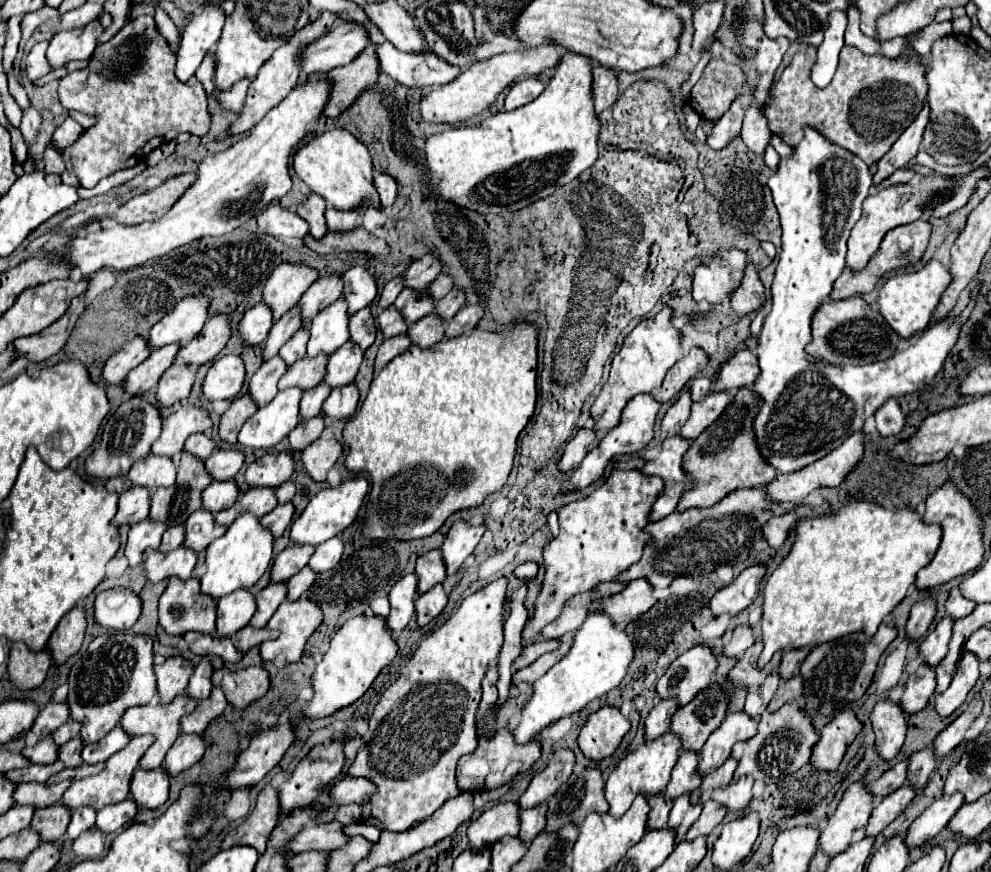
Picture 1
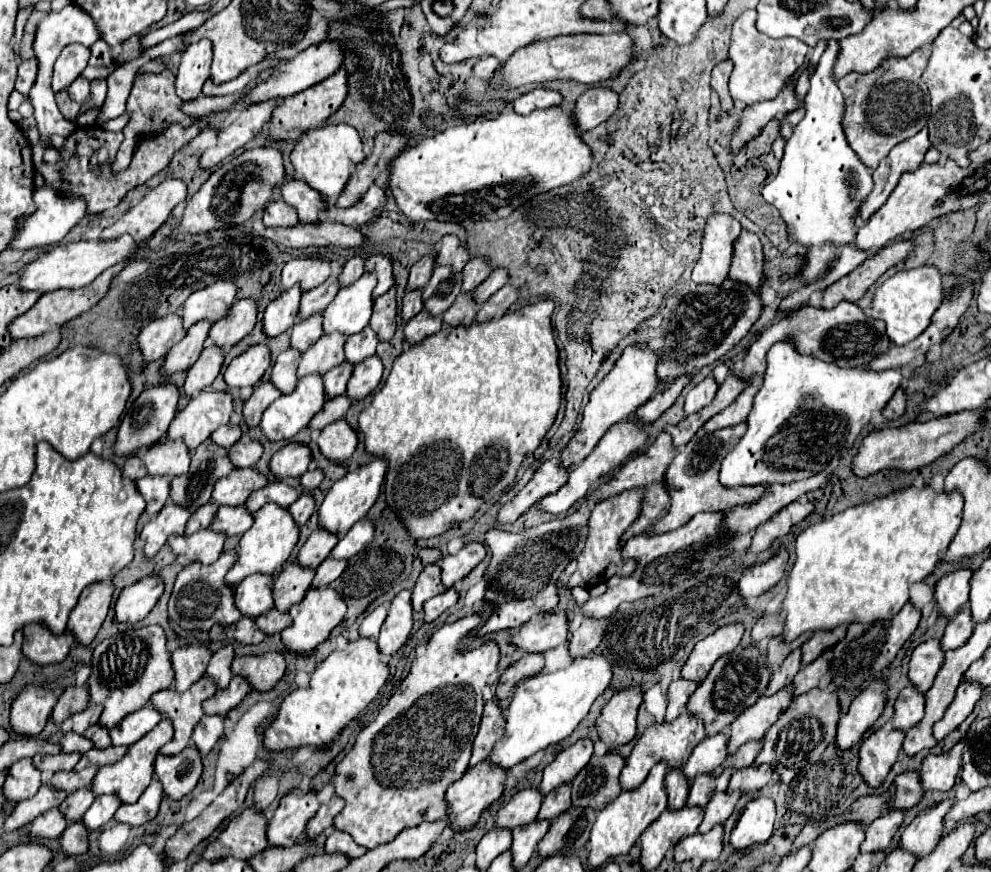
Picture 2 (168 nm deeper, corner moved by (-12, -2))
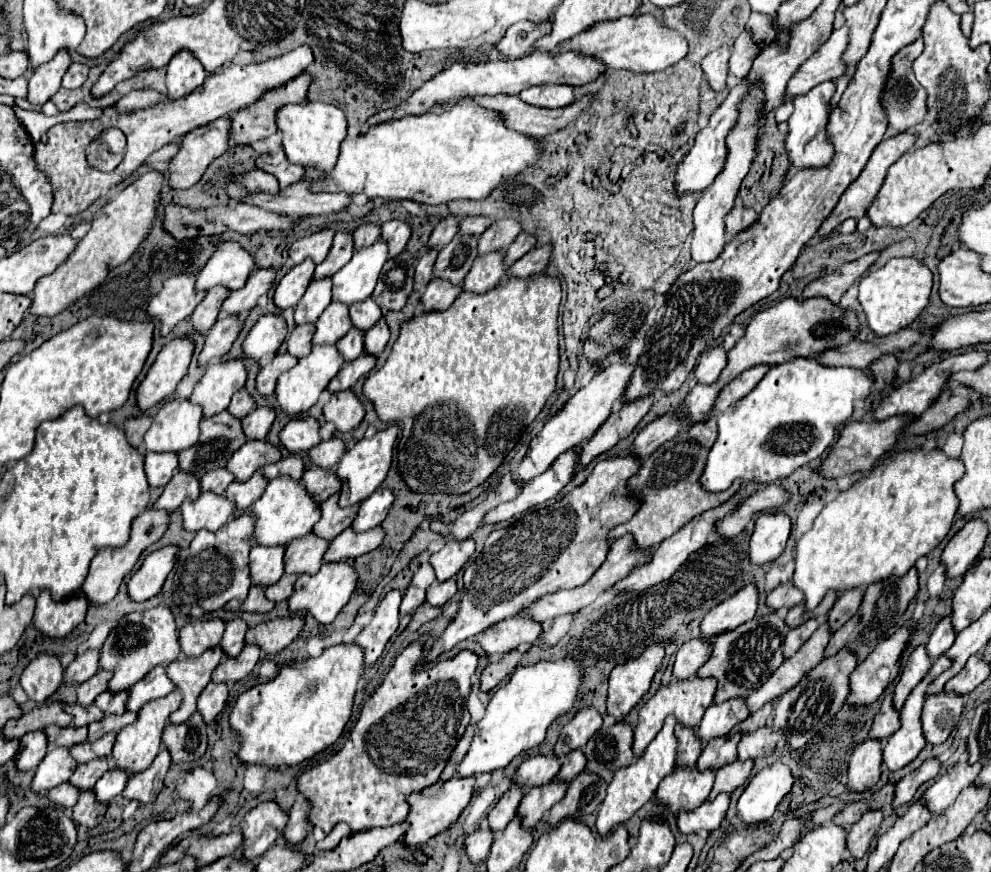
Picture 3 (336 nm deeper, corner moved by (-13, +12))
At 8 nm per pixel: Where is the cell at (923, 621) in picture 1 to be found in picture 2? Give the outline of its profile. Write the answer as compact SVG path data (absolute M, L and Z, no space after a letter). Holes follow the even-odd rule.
M961 568L945 574L935 584L935 604L941 608L945 616L953 616L961 606L969 602L969 580L973 572L969 568Z

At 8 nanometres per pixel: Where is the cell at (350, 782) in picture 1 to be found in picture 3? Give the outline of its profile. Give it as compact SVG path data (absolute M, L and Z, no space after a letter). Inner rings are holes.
M296 798L290 816L288 816L288 826L284 830L284 838L290 844L300 844L308 832L312 830L312 824L308 824L308 812L312 810L312 804L304 798Z

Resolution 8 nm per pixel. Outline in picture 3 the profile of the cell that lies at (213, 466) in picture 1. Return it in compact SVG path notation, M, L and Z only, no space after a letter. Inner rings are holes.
M254 408L244 420L242 420L242 430L246 440L264 440L272 422L274 422L276 412L272 408Z

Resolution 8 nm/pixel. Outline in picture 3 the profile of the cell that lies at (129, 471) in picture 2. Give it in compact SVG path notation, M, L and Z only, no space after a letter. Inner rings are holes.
M142 414L140 418L132 418L132 420L126 422L126 438L128 438L128 444L130 444L132 448L140 450L142 454L144 454L142 438L144 438L146 430L150 428L150 424L152 424L152 420L150 420L146 414Z

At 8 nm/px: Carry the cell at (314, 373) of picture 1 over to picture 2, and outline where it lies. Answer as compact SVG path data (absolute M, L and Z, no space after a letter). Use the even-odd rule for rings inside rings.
M335 332L335 334L323 334L301 358L297 376L303 378L307 374L325 374L327 370L331 370L333 366L339 366L345 360L345 352L343 352L343 344L345 344L345 336Z

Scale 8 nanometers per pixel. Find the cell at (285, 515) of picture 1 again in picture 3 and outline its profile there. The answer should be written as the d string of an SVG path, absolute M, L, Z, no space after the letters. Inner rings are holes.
M312 466L312 468L308 468L304 472L302 484L308 490L308 494L312 498L316 498L318 504L322 504L328 496L332 496L332 494L336 494L340 490L340 480L334 474L328 476L326 470L322 470L318 466Z

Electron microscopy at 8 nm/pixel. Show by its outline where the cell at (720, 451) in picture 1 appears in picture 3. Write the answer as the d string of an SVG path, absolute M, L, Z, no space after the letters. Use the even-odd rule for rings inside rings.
M712 416L706 422L684 428L674 440L662 444L656 452L652 452L648 458L642 460L640 472L628 482L630 488L636 488L636 492L644 496L640 510L634 514L630 522L614 528L614 532L610 534L612 542L630 532L634 534L636 544L640 548L658 546L664 538L672 536L694 516L724 504L738 492L738 488L742 486L740 480L736 480L732 488L728 488L726 492L704 492L704 488L700 488L700 472L704 470L704 460L708 460L708 450L716 440L716 420L718 418Z

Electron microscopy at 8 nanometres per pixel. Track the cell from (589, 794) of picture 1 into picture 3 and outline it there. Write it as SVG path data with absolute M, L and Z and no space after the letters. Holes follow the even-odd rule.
M616 722L606 732L598 730L582 750L588 760L586 772L598 774L606 782L610 782L614 768L626 768L634 760L632 728L624 722Z

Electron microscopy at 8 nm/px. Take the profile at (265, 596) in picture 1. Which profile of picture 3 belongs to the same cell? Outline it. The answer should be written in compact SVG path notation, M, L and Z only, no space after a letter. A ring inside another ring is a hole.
M314 534L302 536L300 540L292 540L284 552L284 572L296 576L316 574L322 564L326 548L328 542L316 538Z

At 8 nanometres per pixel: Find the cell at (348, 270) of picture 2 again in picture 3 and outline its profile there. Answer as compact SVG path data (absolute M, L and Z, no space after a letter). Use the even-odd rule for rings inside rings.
M364 224L352 236L354 236L354 250L360 250L360 248L364 248L368 244L374 244L378 240L380 226L376 226L376 224Z

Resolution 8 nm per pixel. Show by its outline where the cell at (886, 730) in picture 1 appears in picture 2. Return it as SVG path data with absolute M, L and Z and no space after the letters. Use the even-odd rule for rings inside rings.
M881 728L859 746L857 772L863 782L871 788L879 788L887 778L891 766L899 756L899 746L903 744L903 734L897 730Z

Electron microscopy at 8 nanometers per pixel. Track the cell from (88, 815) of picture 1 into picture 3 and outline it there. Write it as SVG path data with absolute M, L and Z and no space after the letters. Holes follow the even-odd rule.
M108 770L94 786L94 794L96 800L102 804L108 804L114 796L118 796L124 786L128 782L128 774L126 772L118 772L118 770Z

